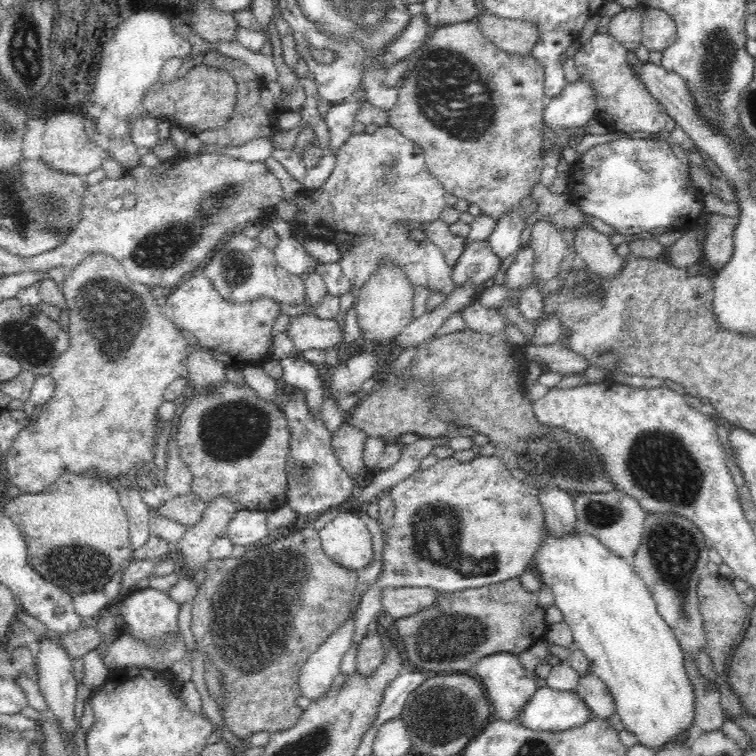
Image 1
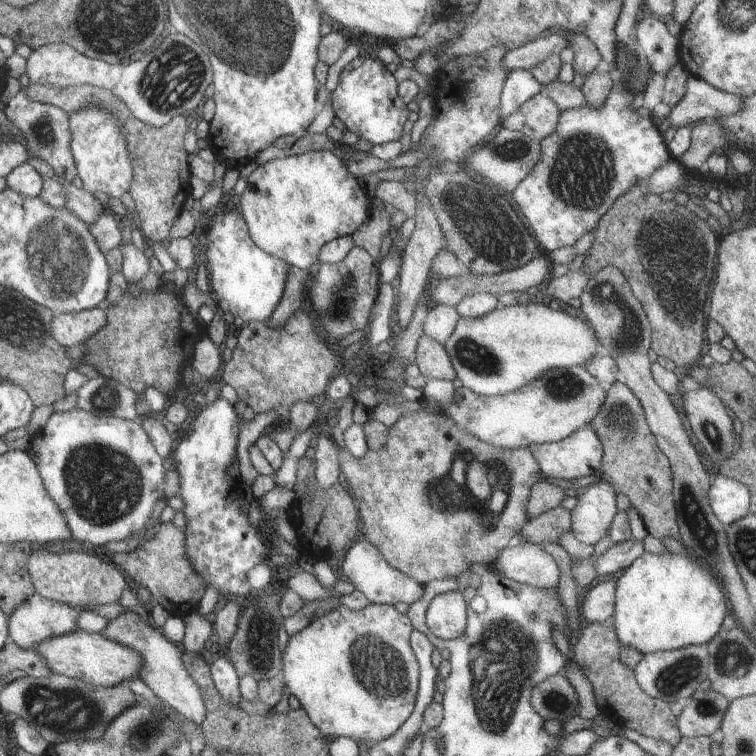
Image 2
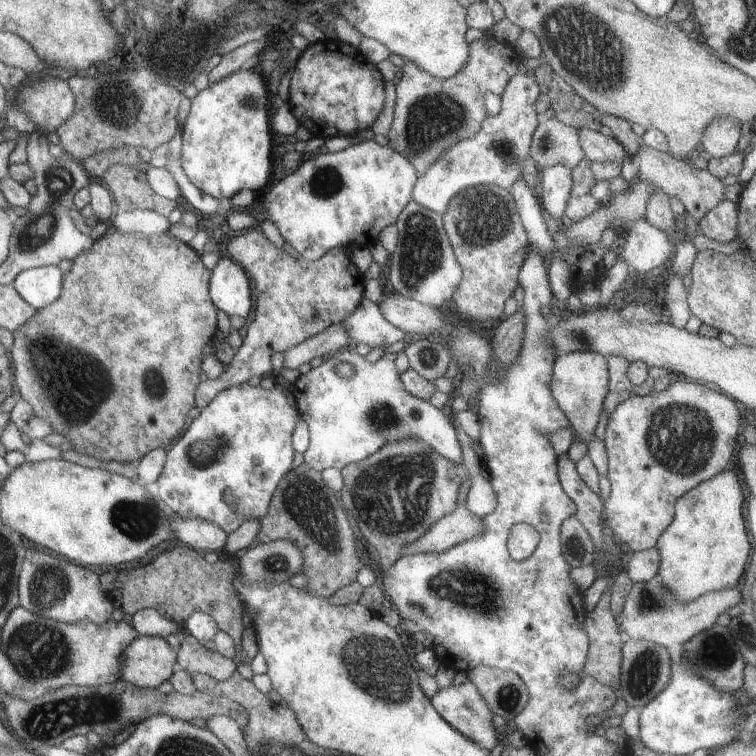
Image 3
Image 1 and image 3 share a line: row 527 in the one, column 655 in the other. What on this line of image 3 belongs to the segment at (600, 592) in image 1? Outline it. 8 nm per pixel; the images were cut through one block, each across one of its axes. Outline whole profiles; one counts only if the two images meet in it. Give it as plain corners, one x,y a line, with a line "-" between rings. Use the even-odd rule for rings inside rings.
728,469
681,496
677,500
673,523
658,539
657,546
635,551
632,558
625,559
625,571
630,580
640,584
658,577
660,584
682,604
714,590
738,586
752,548
742,516
746,498
742,490
742,482

